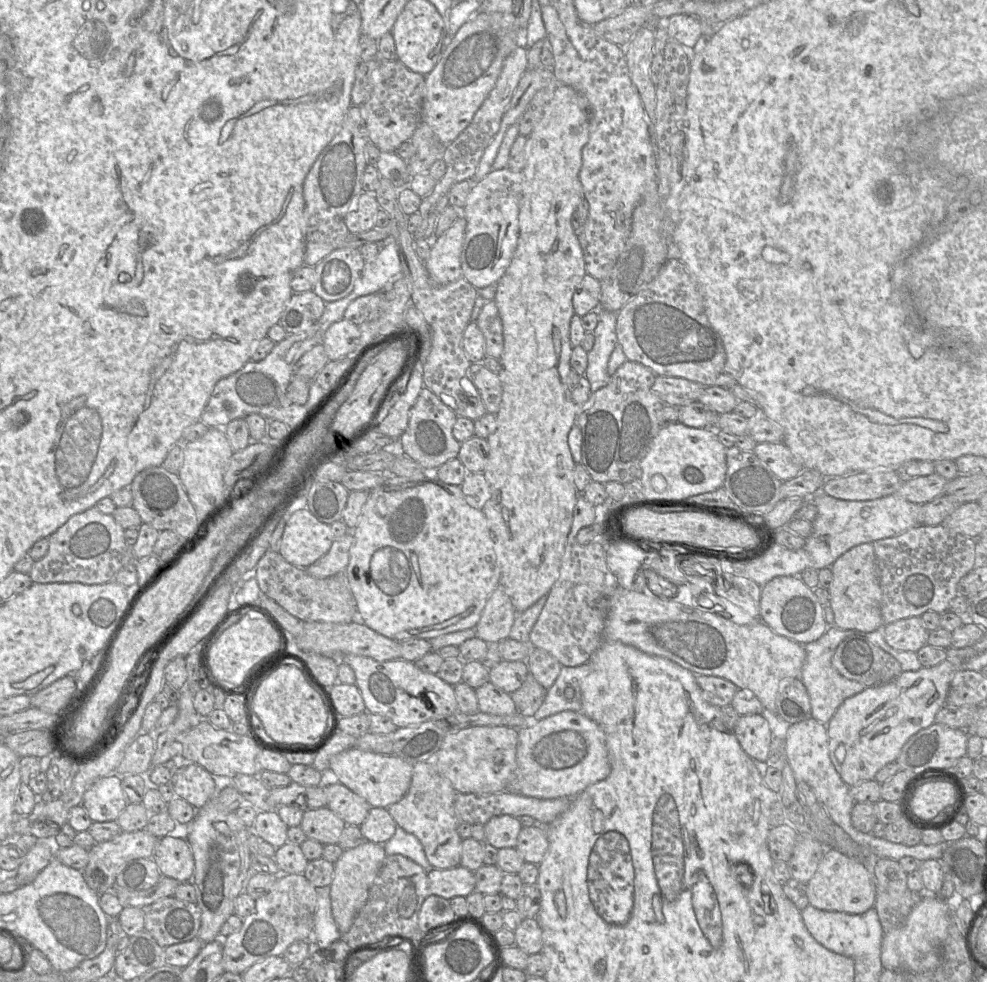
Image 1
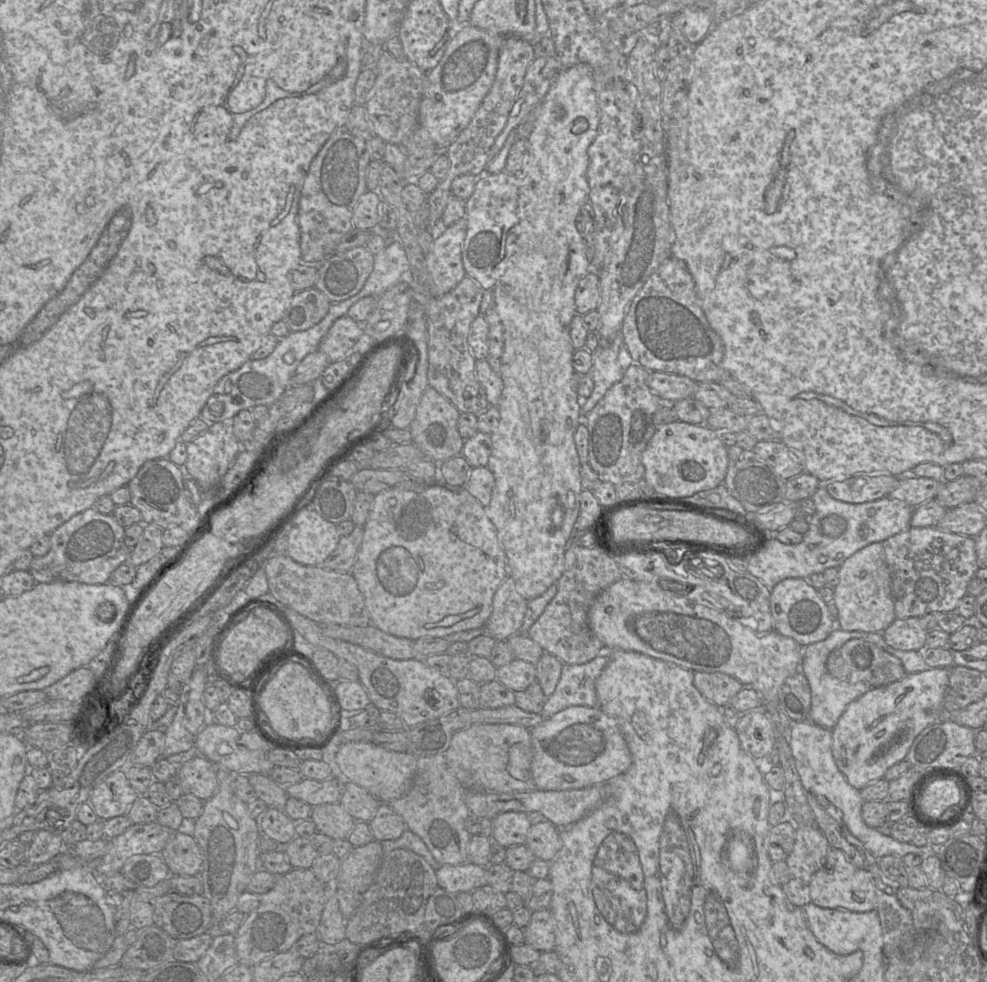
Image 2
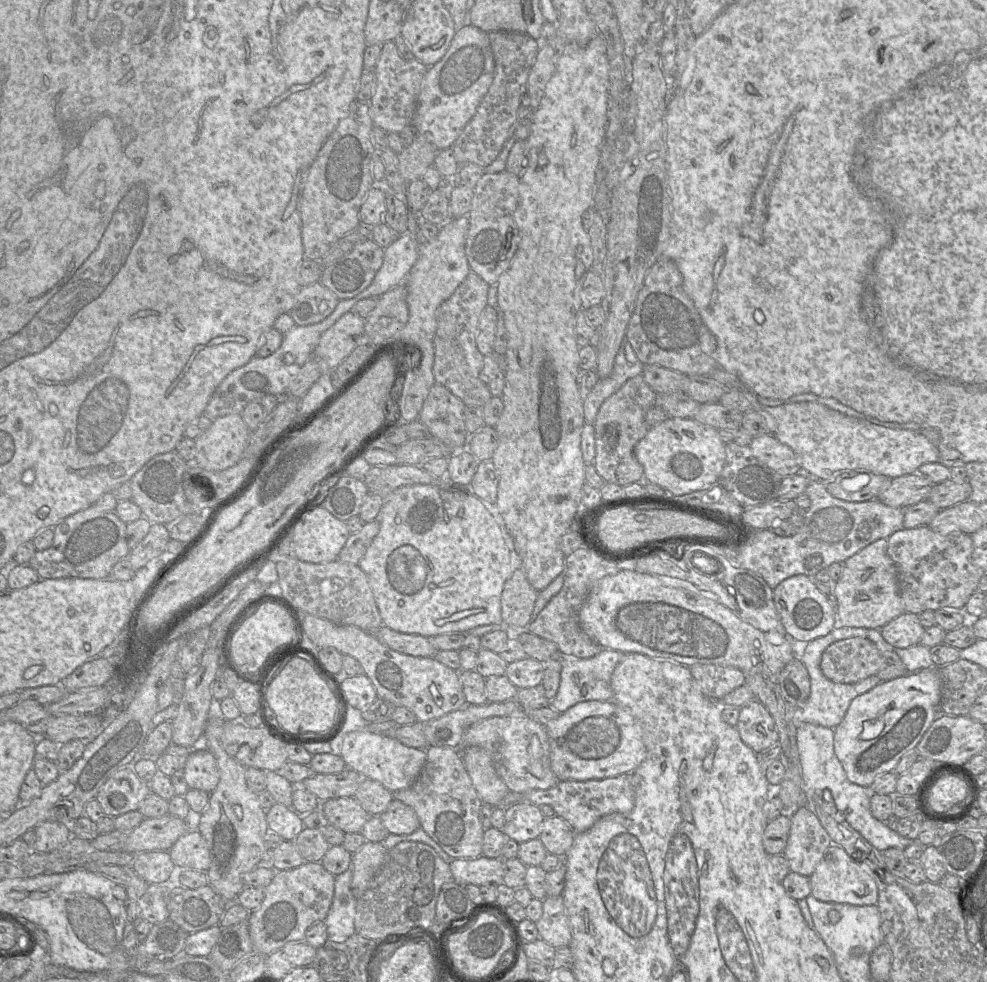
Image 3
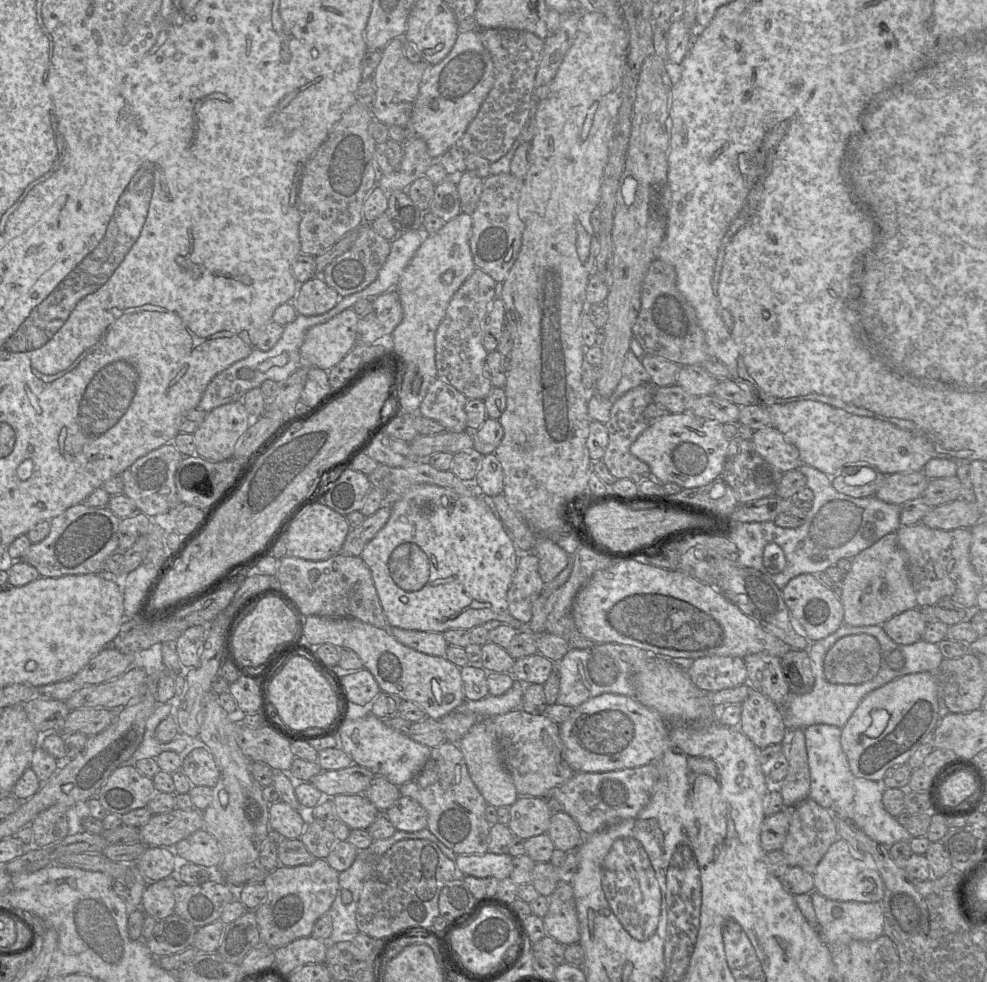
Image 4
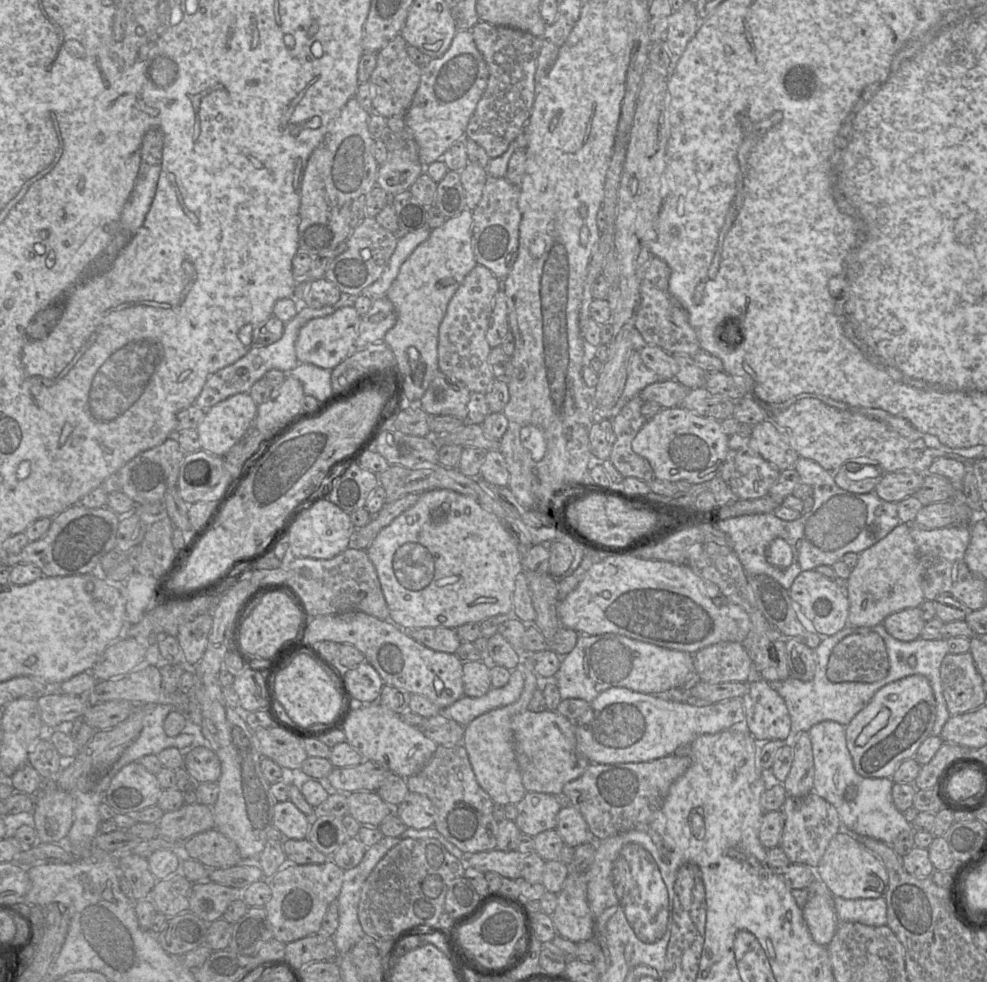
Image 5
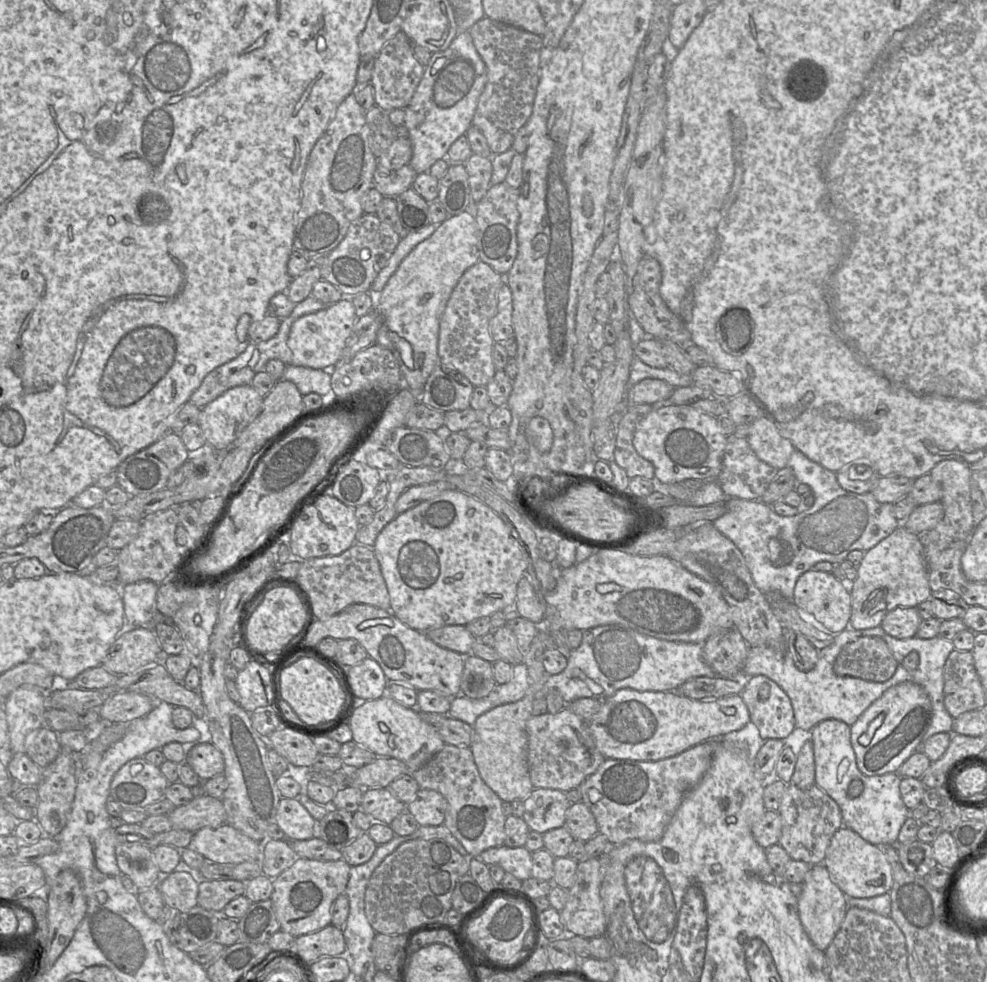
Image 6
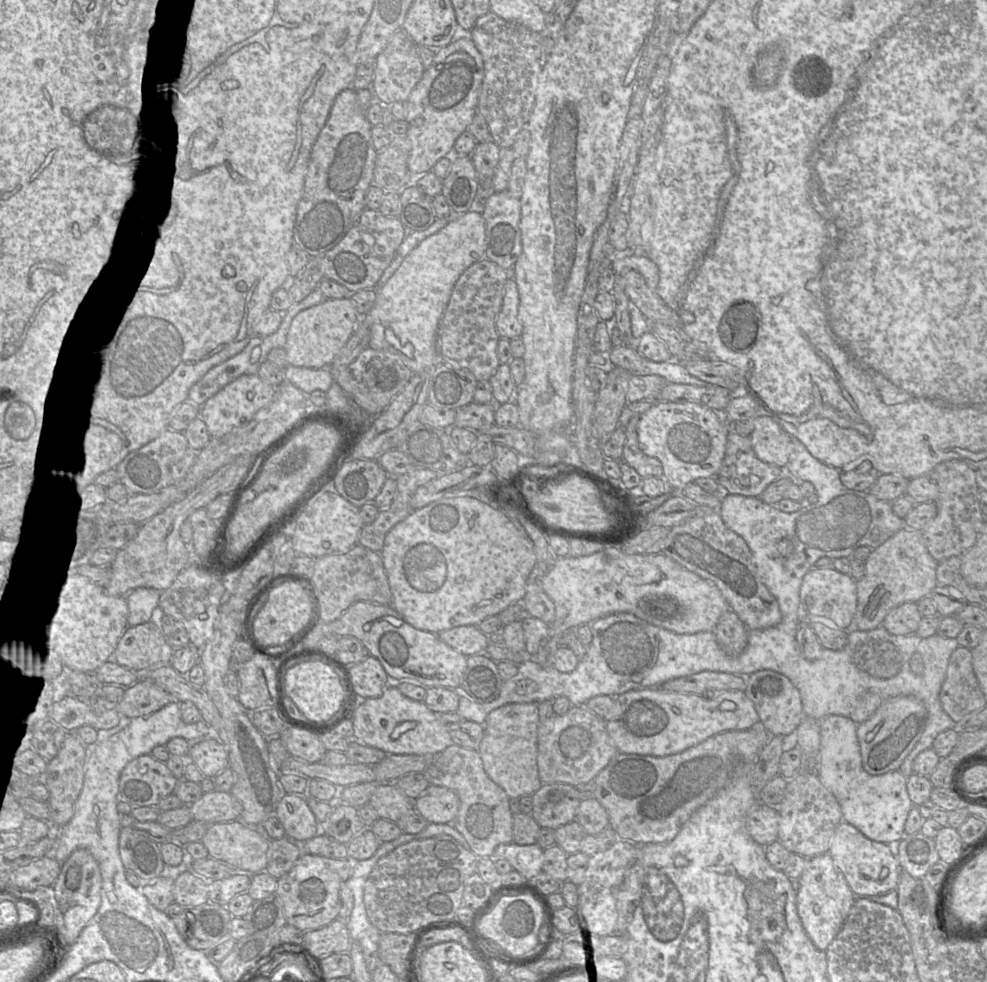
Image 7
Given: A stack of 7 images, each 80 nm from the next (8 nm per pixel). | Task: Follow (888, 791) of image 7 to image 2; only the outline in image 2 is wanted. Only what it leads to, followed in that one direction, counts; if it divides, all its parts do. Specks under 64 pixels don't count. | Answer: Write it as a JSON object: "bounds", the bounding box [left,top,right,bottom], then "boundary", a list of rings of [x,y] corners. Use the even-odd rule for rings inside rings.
{"bounds":[790,719,936,859],"boundary":[[[809,719],[794,722],[790,729],[790,747],[795,759],[796,768],[801,783],[807,793],[815,796],[823,795],[840,812],[843,822],[849,831],[858,838],[864,847],[875,857],[882,858],[886,855],[904,857],[913,853],[925,859],[936,855],[936,849],[931,845],[917,847],[911,842],[899,842],[891,837],[881,834],[877,829],[865,824],[862,819],[862,806],[864,803],[860,790],[848,783],[843,773],[839,770],[832,754],[832,729],[821,727]]]}

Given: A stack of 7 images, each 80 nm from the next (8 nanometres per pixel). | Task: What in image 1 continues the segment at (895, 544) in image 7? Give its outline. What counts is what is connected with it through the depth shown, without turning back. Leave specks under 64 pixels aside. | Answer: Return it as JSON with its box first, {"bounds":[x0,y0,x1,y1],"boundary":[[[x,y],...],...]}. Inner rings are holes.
{"bounds":[829,543,884,633],"boundary":[[[863,543],[851,548],[830,568],[833,581],[829,592],[834,625],[842,630],[857,630],[863,633],[882,629],[884,626],[881,616],[882,591],[873,543]]]}

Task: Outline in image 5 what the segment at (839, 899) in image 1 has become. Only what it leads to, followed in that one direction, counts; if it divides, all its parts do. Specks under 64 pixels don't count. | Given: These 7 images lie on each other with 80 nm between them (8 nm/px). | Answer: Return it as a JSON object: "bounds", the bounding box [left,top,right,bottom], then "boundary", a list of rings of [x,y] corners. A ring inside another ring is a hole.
{"bounds":[814,829,889,899],"boundary":[[[841,829],[830,841],[819,865],[814,869],[817,878],[834,895],[845,899],[884,897],[889,883],[887,870],[878,857],[865,848],[857,838],[845,829]]]}

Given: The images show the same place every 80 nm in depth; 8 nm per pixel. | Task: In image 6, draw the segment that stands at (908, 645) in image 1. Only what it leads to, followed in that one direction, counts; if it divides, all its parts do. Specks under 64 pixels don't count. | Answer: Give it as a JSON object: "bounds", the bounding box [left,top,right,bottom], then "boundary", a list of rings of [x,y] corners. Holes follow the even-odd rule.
{"bounds":[880,607,921,639],"boundary":[[[897,607],[884,616],[880,626],[892,637],[906,639],[916,636],[921,622],[917,607]]]}

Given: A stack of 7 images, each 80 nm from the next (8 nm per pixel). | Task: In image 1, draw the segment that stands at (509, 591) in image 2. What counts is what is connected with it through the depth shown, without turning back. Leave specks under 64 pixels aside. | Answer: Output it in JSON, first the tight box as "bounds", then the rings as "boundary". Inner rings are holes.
{"bounds":[476,586,517,643],"boundary":[[[501,586],[489,596],[476,625],[476,637],[487,643],[498,643],[509,637],[517,612]]]}

